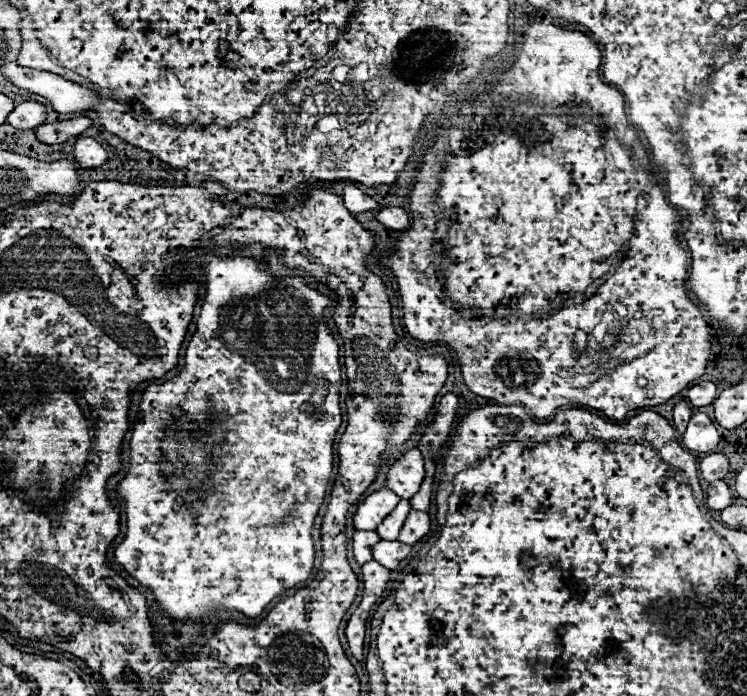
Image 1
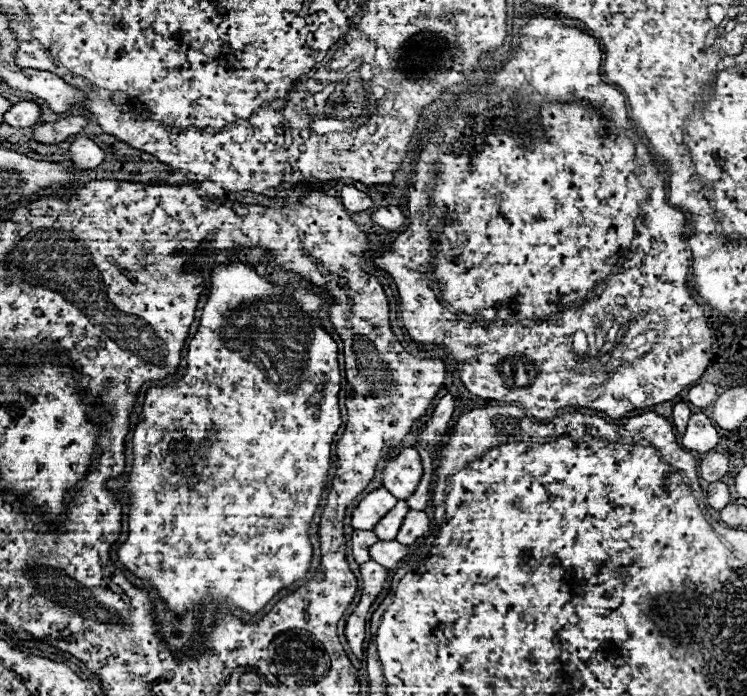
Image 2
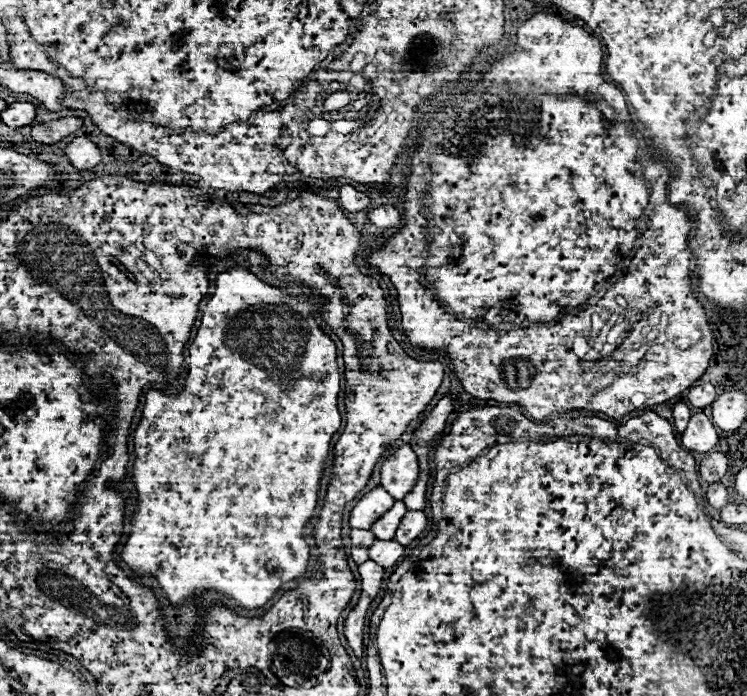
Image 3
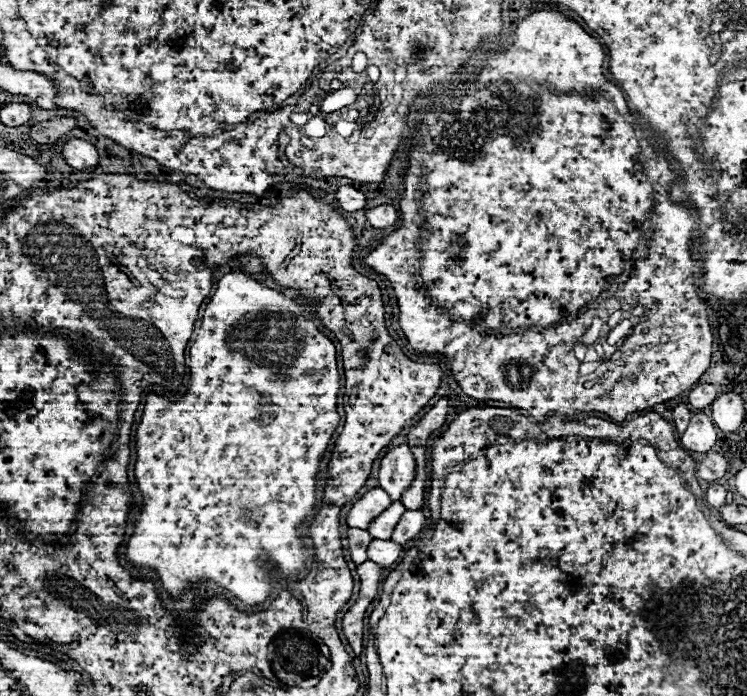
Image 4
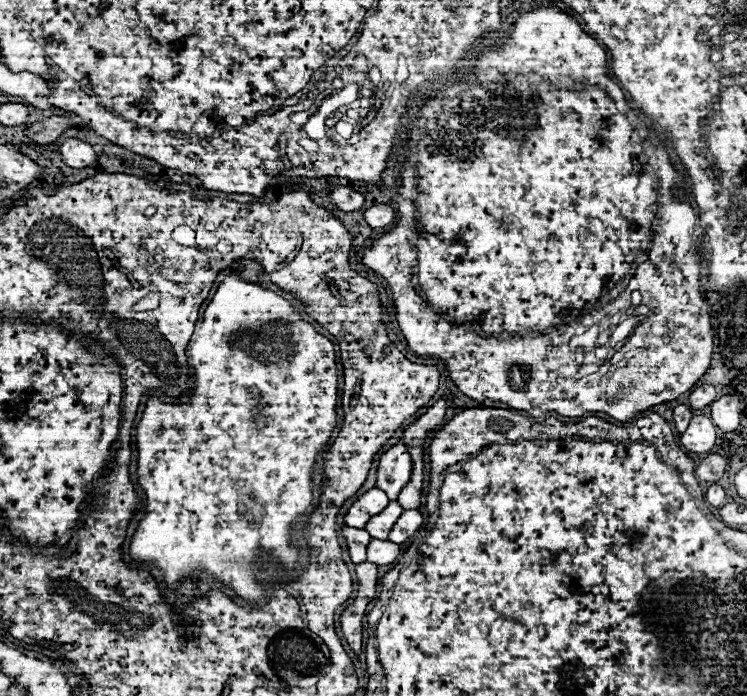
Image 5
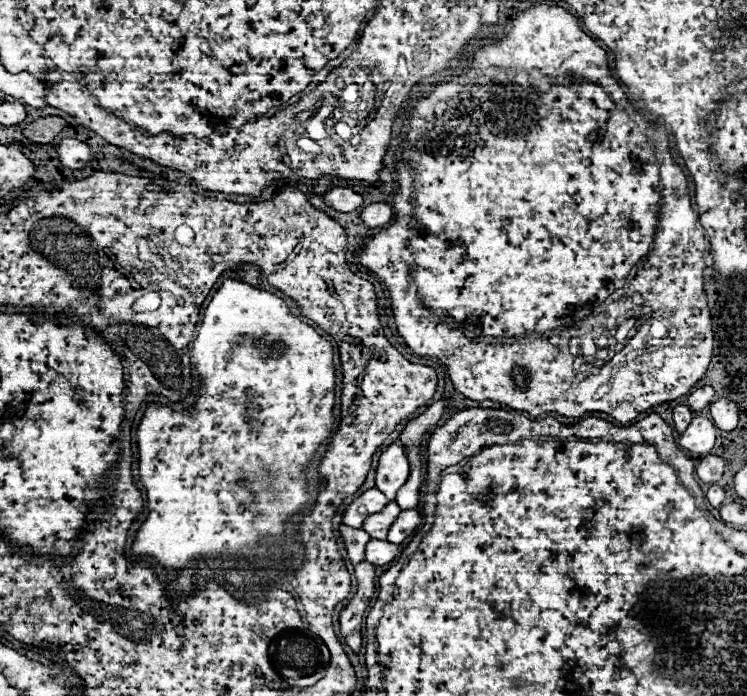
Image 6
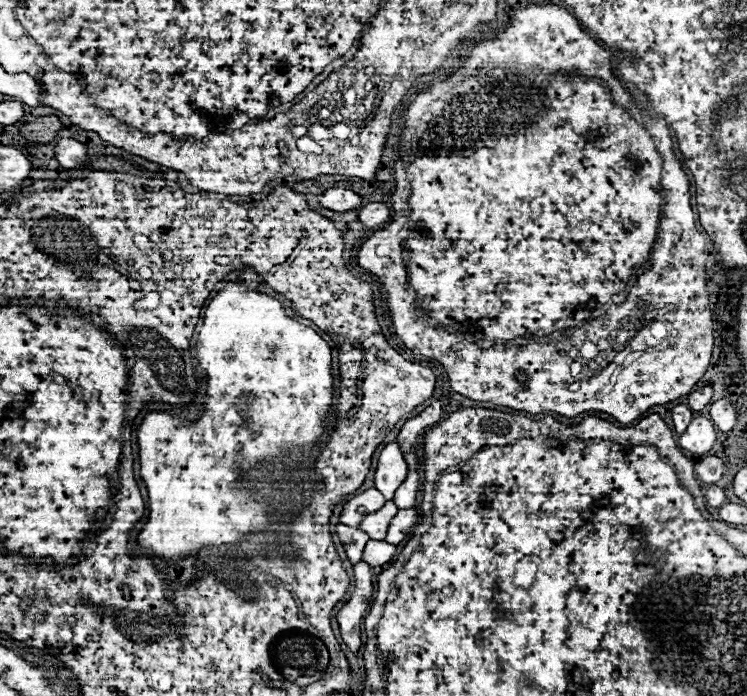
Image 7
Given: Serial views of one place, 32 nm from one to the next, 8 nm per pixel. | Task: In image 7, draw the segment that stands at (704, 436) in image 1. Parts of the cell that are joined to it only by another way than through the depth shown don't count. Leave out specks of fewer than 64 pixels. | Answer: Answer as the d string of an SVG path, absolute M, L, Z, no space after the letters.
M698 416L698 418L694 418L694 420L688 424L688 428L686 428L686 432L680 436L678 444L680 444L684 450L700 456L700 454L710 452L710 448L714 446L714 440L716 440L714 424L712 424L708 418Z

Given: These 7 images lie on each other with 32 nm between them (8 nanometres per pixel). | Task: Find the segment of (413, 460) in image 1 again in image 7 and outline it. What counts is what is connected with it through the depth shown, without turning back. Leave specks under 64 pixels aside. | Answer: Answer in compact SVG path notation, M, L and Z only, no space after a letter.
M396 442L386 444L378 458L378 468L374 476L374 484L386 496L386 500L394 498L394 492L406 480L406 472L408 472L408 464L402 456L400 446Z

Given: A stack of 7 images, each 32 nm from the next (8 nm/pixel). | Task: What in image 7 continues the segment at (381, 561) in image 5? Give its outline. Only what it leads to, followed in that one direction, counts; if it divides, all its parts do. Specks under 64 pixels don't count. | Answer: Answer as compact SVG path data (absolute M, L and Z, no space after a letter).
M368 540L362 560L368 562L370 566L384 566L396 556L396 552L398 552L398 546L394 544L386 544L384 540Z

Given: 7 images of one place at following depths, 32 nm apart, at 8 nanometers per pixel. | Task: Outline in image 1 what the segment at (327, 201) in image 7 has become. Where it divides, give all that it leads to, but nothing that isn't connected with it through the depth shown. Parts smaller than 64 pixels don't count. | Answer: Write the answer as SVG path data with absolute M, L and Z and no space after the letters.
M346 186L342 198L344 198L346 208L348 208L352 214L360 214L360 212L368 212L368 210L378 210L378 208L380 208L378 202L376 202L372 196L364 194L364 192L358 190L356 186Z

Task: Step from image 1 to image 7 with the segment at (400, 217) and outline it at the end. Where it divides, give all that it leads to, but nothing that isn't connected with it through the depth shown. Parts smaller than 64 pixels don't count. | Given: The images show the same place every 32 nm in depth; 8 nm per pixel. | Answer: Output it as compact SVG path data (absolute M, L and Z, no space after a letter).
M372 202L372 204L366 204L366 206L360 208L358 218L360 218L360 222L366 228L380 228L380 226L384 226L384 224L390 222L392 212L390 212L390 208L386 204Z

